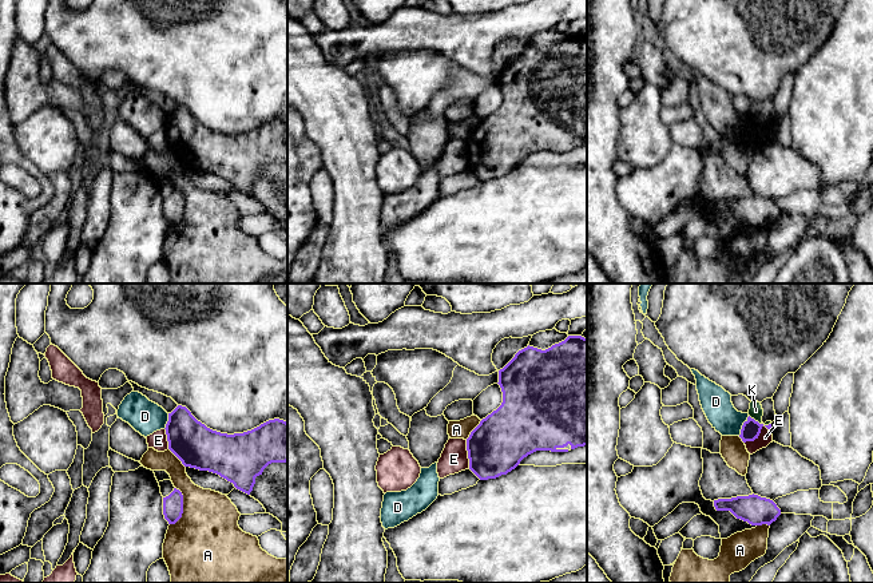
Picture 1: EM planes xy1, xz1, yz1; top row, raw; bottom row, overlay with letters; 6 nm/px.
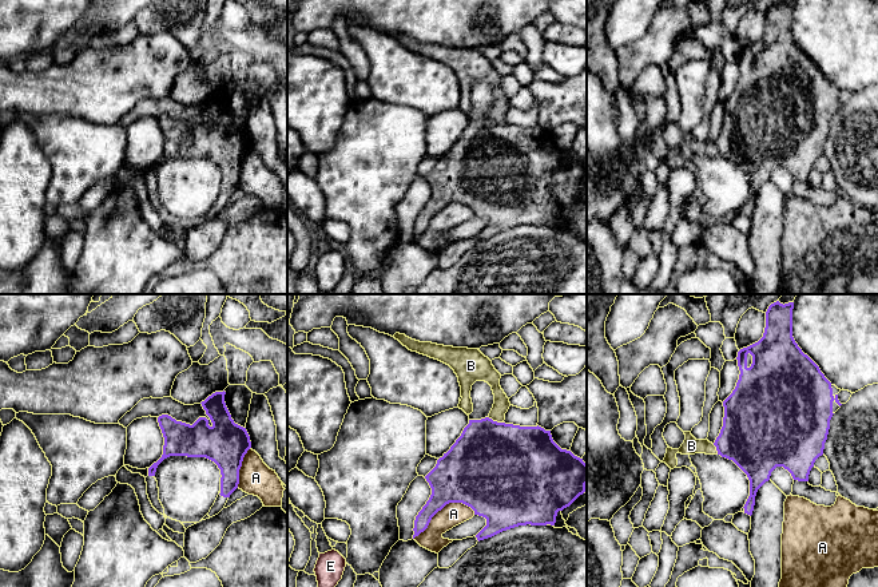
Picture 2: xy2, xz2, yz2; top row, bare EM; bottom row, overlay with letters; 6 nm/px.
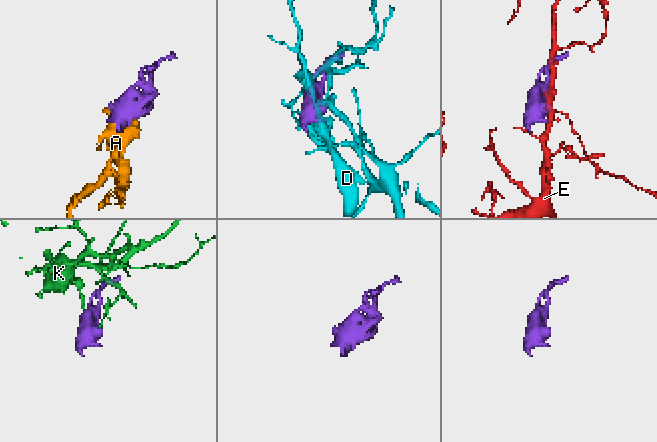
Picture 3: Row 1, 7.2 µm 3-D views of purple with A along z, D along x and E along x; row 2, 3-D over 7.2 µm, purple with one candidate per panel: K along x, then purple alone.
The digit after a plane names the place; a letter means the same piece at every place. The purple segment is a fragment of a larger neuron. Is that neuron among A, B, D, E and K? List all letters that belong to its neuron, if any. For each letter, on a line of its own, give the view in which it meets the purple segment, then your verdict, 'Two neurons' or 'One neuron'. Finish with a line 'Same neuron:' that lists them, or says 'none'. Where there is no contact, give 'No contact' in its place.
A: Touches purple in xz2. Two neurons
B: Touches purple in xz2. One neuron
D: Touches purple in yz1. Two neurons
E: Touches purple in yz1. Two neurons
K: Touches purple in yz1. Two neurons
Same neuron: B

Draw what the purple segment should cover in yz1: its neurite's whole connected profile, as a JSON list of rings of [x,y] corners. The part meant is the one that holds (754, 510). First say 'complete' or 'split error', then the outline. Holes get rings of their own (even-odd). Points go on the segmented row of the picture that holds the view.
complete; [[[758,495],[737,496],[731,499],[714,500],[717,511],[730,511],[737,519],[751,526],[770,526],[781,515],[777,504]]]

